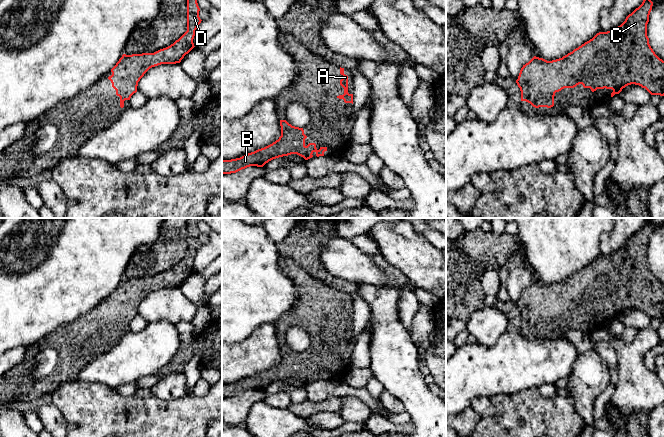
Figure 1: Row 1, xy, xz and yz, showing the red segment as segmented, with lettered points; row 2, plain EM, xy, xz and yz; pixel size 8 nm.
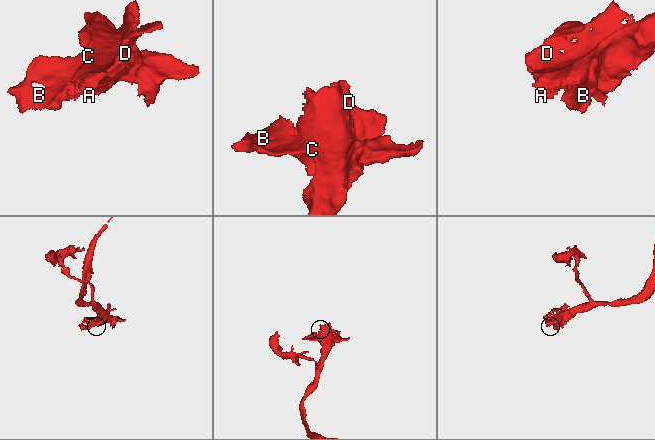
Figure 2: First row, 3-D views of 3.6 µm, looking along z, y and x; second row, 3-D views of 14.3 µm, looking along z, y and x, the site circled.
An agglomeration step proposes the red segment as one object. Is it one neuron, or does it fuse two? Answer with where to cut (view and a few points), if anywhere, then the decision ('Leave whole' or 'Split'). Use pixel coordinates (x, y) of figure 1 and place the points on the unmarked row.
No split. Leave whole

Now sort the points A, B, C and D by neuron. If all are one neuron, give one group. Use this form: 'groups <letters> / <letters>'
groups A B C D

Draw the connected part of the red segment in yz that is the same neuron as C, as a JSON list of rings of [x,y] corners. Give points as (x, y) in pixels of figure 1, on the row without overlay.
[[[646,221],[620,250],[597,257],[562,282],[547,285],[534,280],[516,304],[521,325],[535,332],[551,332],[556,316],[579,308],[592,316],[612,313],[611,321],[631,308],[664,320],[664,285],[655,278],[647,260],[652,230]]]

